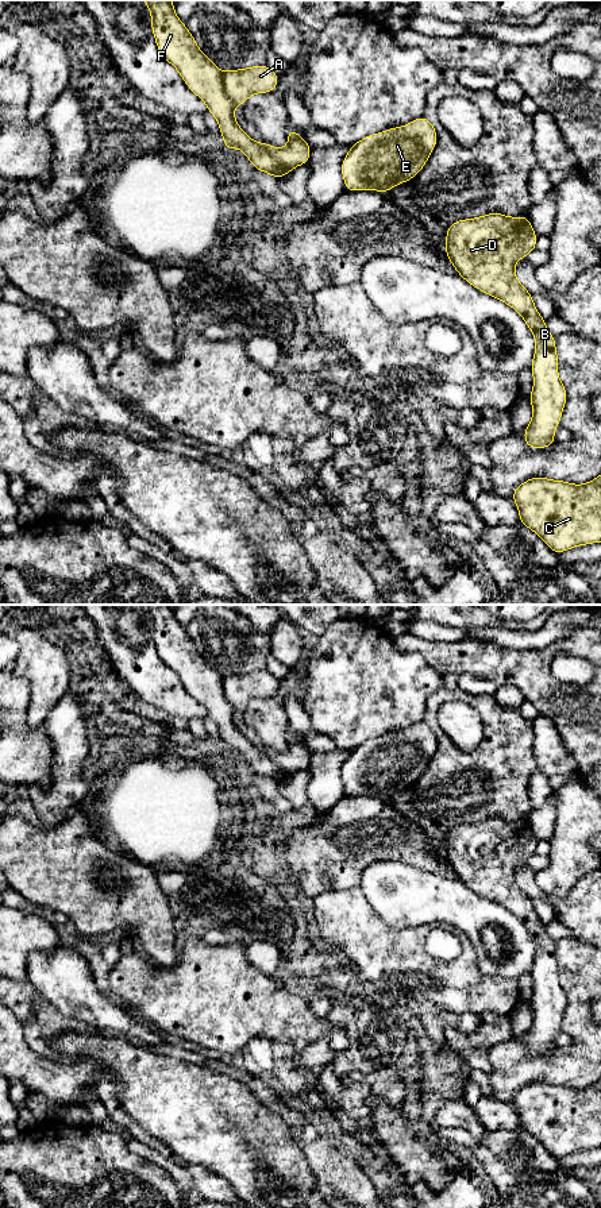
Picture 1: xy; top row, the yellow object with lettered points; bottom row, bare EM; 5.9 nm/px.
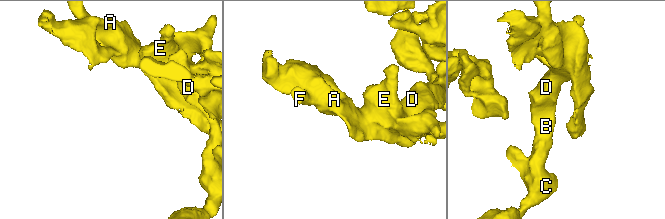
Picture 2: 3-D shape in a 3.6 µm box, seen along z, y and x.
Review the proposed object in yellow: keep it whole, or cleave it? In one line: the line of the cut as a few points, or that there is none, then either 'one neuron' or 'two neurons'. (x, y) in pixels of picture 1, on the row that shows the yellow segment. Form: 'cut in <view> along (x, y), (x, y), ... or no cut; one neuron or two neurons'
cut in xy along (222, 72), (223, 89), (238, 104); two neurons

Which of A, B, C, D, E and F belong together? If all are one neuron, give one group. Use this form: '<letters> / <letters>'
A / B C D E F

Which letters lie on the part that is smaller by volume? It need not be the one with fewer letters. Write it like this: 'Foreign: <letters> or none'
Foreign: A

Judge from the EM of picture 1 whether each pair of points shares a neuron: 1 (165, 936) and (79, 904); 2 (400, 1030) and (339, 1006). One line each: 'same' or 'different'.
1: same
2: same

